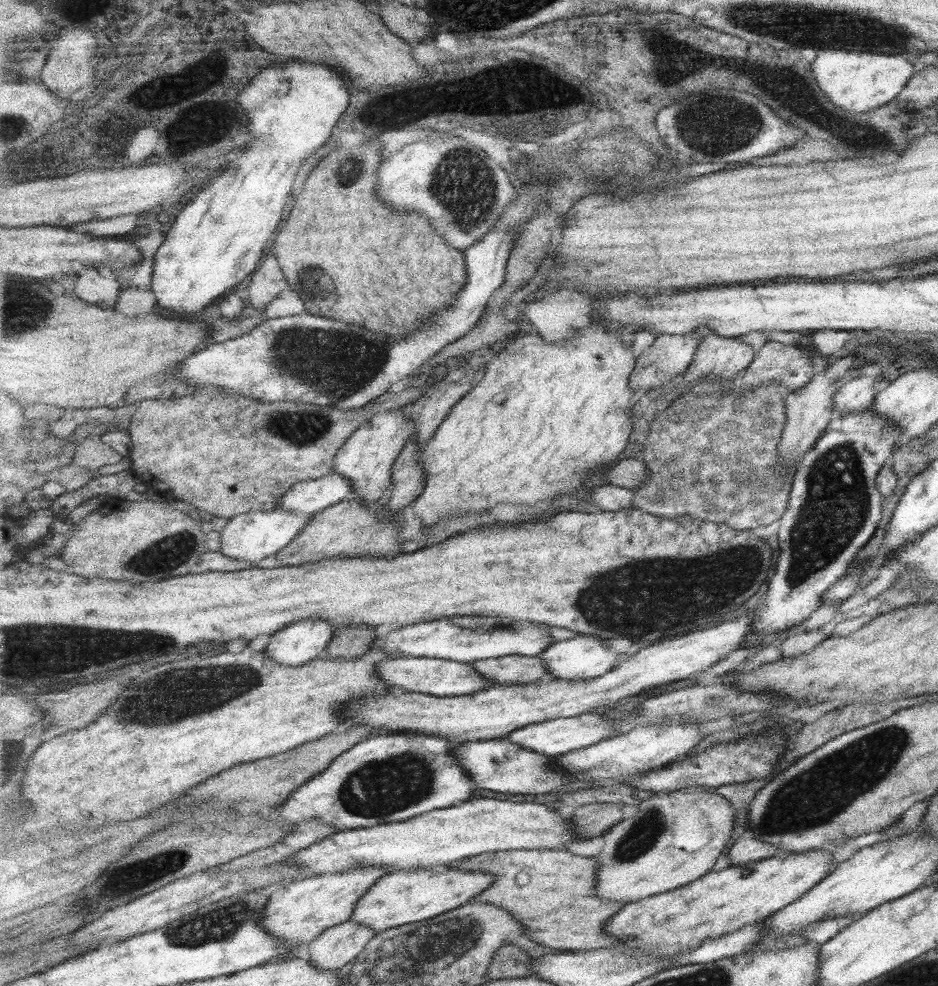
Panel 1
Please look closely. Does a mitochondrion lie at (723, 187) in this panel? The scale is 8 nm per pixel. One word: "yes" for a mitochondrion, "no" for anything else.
no

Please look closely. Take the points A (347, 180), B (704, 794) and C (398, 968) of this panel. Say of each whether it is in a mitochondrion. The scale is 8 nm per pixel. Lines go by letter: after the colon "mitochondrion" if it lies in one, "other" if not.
A: other
B: other
C: mitochondrion

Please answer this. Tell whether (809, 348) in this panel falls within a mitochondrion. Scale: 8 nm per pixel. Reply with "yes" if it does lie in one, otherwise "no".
no

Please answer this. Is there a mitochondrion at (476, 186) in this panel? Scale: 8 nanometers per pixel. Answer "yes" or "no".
yes

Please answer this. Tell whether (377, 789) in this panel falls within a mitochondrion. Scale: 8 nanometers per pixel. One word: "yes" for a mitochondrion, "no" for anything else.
yes

